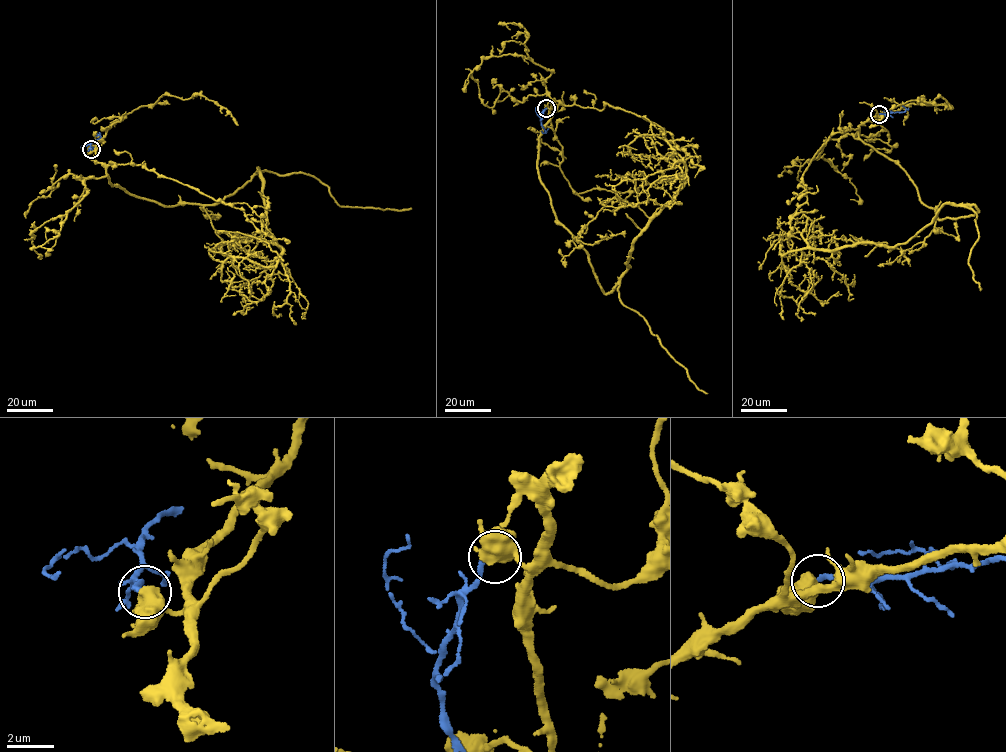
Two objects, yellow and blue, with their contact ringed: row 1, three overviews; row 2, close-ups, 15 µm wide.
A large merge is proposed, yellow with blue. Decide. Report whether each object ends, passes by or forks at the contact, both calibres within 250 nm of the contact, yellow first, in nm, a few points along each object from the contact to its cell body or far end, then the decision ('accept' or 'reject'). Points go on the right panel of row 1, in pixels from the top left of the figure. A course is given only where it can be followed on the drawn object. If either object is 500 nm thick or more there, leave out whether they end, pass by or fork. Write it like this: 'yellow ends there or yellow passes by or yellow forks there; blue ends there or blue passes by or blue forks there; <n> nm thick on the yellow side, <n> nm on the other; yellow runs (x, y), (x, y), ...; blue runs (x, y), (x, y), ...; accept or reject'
700 nm thick on the yellow side, 200 nm on the other; yellow runs (879, 114), (859, 137), (940, 219), (978, 211), (945, 203), (893, 247), (782, 254), (785, 234), (786, 274); blue runs (879, 114), (904, 112), (906, 109), (902, 106); reject

